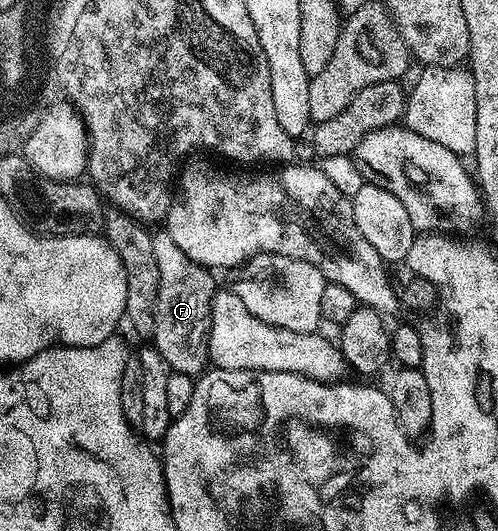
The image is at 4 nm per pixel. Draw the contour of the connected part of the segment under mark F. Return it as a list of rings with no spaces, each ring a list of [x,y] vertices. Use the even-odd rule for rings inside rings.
[[[167,233],[153,234],[154,257],[158,260],[158,301],[156,302],[156,352],[178,373],[196,377],[209,366],[208,325],[212,318],[213,272],[196,263]]]

